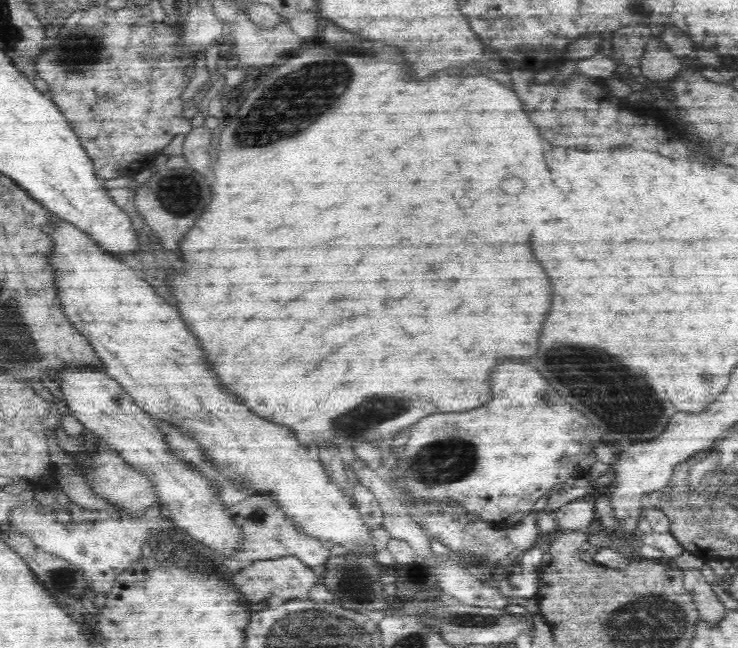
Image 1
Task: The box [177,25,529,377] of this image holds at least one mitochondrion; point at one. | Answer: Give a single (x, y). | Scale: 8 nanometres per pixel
(272, 109)

